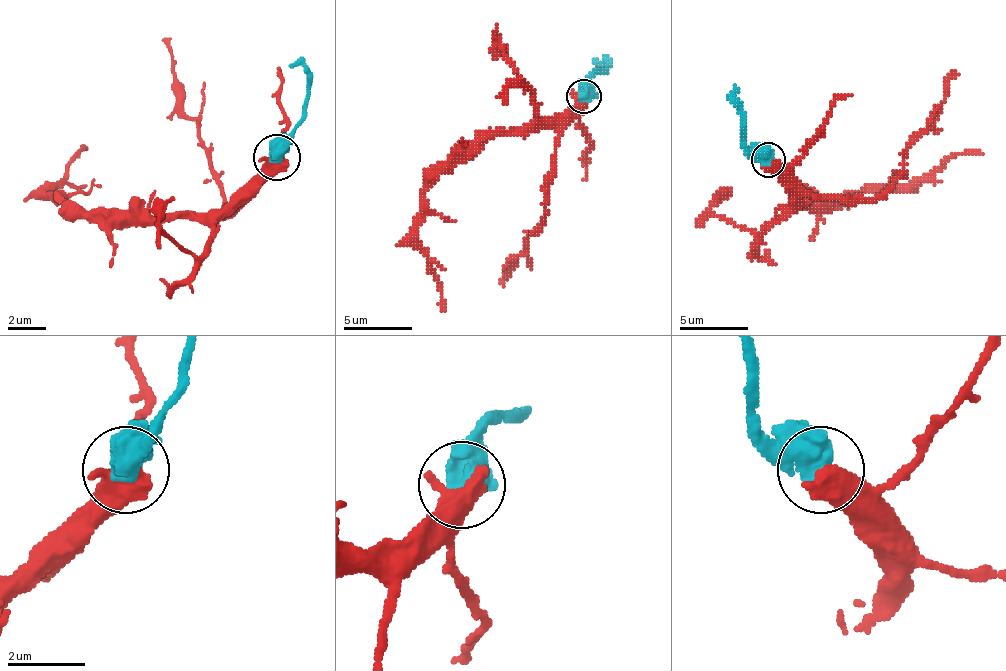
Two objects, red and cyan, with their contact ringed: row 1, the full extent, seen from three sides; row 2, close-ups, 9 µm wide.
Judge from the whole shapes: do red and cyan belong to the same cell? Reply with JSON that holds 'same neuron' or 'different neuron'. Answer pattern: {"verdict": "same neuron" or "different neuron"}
{"verdict": "different neuron"}

